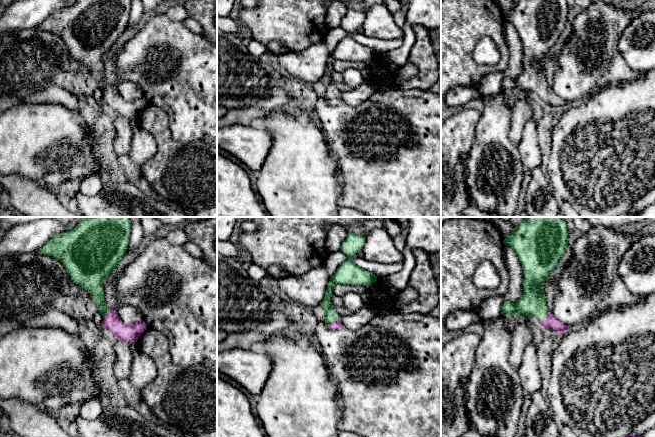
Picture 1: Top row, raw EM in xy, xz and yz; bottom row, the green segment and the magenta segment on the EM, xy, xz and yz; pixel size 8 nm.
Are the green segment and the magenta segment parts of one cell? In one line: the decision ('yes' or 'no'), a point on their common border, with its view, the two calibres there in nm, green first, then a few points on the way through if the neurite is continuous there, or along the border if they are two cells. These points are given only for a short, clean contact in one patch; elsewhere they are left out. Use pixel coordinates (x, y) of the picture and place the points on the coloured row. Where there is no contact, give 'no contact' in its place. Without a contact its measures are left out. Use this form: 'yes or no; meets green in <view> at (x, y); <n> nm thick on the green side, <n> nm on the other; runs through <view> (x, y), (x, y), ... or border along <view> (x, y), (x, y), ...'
yes; meets green in xz at (332, 322); 100 nm thick on the green side, 70 nm on the other; runs through xz (331, 316), (332, 322), (337, 324)

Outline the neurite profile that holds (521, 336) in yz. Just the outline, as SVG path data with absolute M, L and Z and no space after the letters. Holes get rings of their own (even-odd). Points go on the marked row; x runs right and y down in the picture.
M517 324L510 327L511 345L509 361L517 370L522 365L522 358L526 346L533 341L533 334L526 324Z

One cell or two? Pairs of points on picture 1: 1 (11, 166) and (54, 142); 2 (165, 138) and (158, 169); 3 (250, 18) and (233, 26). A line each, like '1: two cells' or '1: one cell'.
1: one cell
2: one cell
3: two cells

